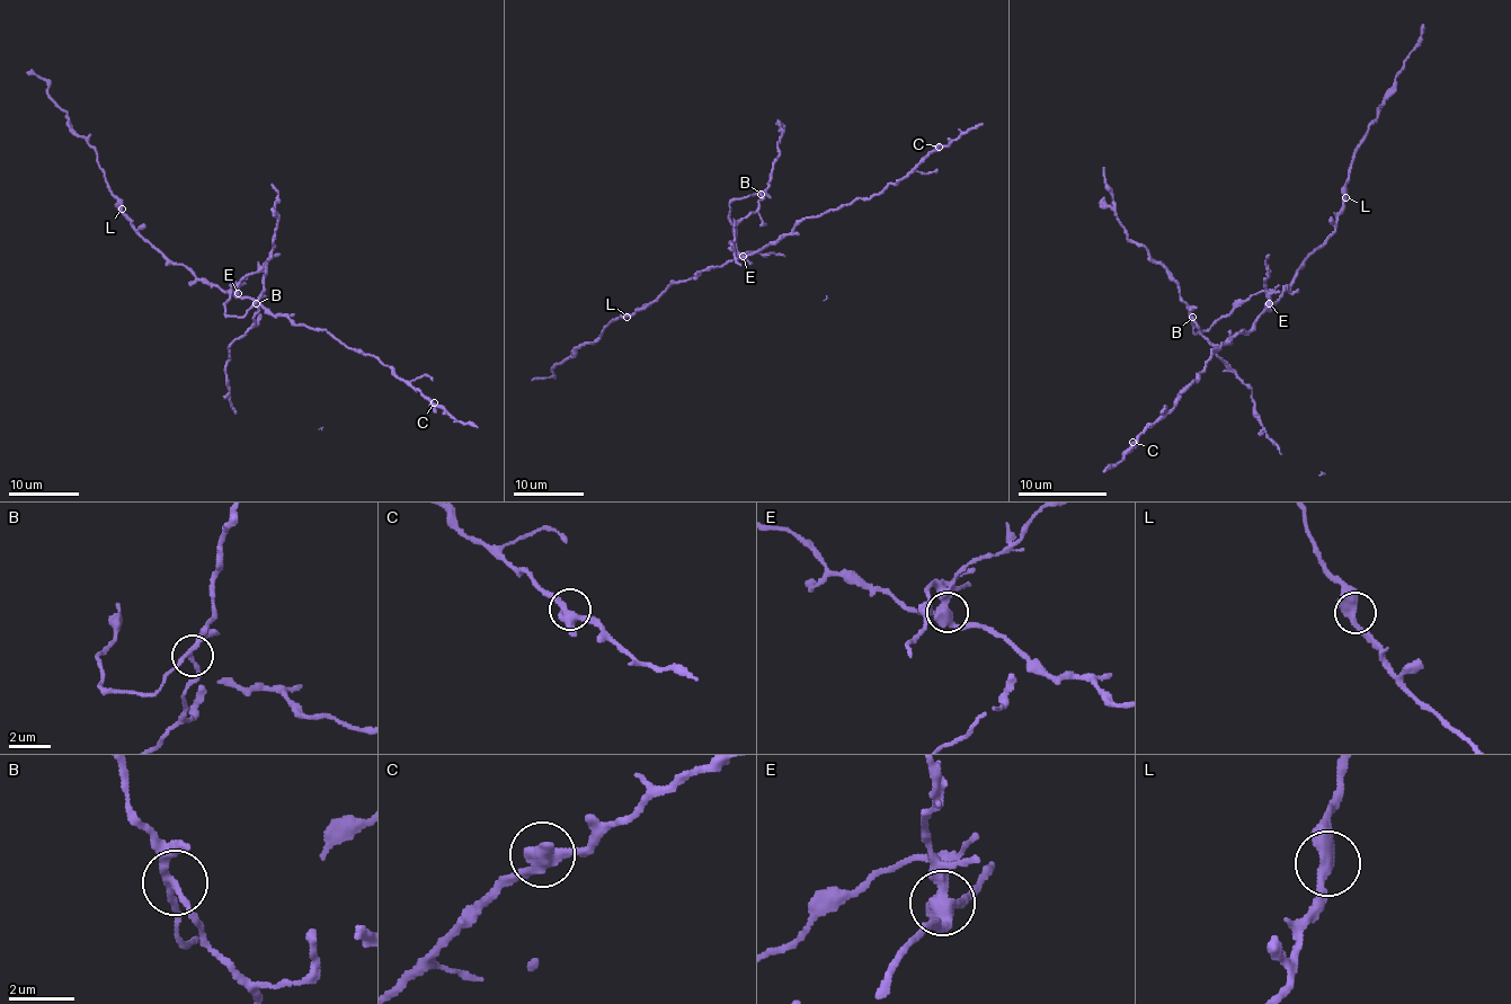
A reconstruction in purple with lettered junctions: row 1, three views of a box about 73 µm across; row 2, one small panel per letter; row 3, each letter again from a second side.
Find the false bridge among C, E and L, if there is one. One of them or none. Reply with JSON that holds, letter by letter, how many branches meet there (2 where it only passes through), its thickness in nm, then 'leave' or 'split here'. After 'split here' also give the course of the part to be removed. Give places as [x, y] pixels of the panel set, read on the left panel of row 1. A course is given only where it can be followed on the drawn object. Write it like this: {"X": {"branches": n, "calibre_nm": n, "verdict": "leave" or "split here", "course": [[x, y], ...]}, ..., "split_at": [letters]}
{"C": {"branches": 3, "calibre_nm": 360, "verdict": "leave"}, "E": {"branches": 3, "calibre_nm": 400, "verdict": "split here", "course": [[237, 293], [231, 283], [224, 314], [243, 316], [264, 290], [277, 224], [277, 192], [273, 184]]}, "L": {"branches": 2, "calibre_nm": 440, "verdict": "leave"}, "split_at": ["E"]}

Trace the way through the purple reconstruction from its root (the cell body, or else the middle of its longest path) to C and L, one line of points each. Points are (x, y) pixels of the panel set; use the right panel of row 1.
C: (1272, 304), (1247, 330), (1241, 330), (1229, 341), (1215, 348), (1197, 379), (1179, 394), (1176, 403), (1132, 442)
L: (1272, 304), (1292, 282), (1300, 264), (1334, 229), (1336, 213), (1345, 197)

